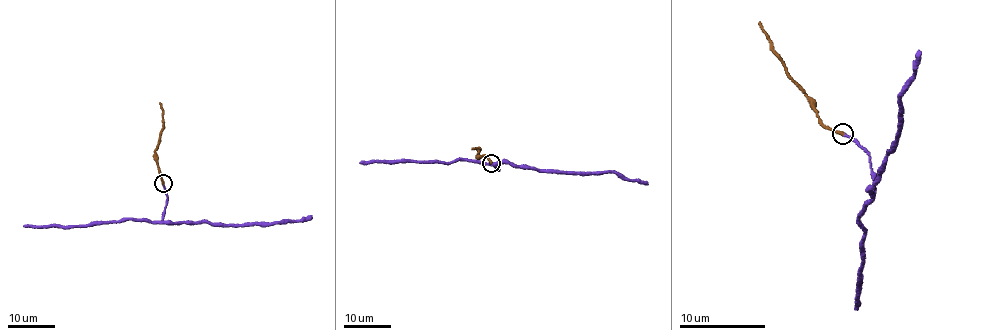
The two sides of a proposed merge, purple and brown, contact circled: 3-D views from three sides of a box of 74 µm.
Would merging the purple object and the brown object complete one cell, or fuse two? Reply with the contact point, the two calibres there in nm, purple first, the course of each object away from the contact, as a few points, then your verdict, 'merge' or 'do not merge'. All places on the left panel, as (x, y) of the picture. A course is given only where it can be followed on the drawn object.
(163, 183) | 200/280 nm | purple via (163, 183), (167, 202), (162, 220), (164, 223), (252, 225), (303, 221), (311, 215) | brown via (163, 183), (155, 152), (163, 123), (160, 103) | merge

